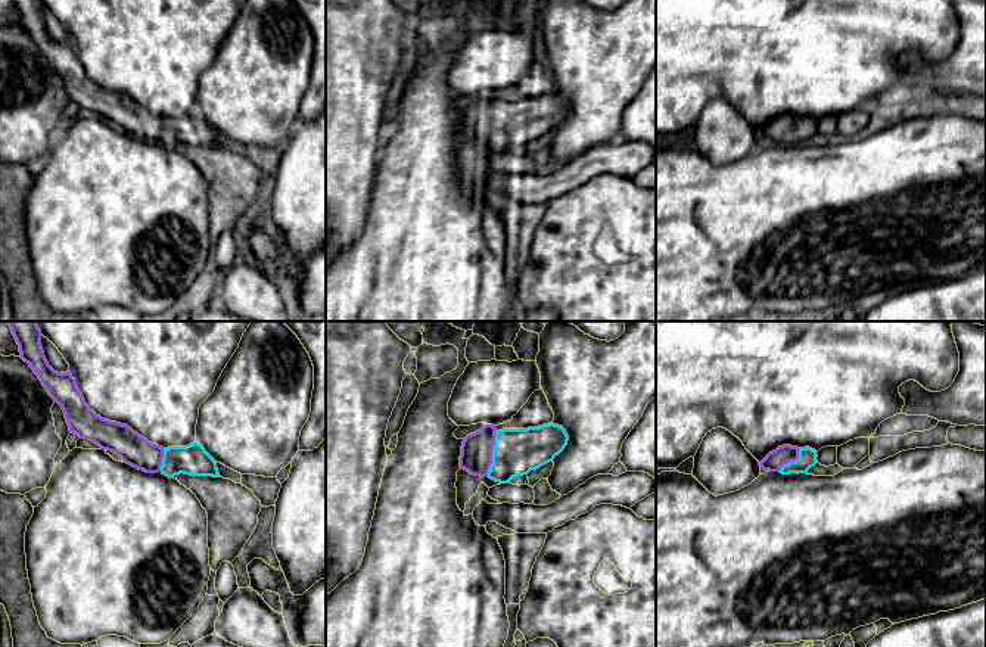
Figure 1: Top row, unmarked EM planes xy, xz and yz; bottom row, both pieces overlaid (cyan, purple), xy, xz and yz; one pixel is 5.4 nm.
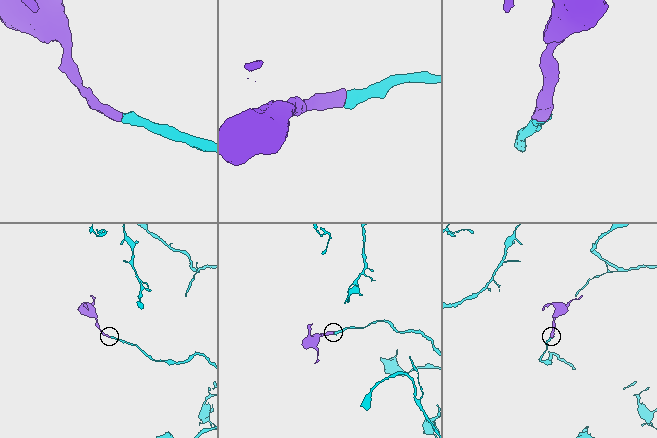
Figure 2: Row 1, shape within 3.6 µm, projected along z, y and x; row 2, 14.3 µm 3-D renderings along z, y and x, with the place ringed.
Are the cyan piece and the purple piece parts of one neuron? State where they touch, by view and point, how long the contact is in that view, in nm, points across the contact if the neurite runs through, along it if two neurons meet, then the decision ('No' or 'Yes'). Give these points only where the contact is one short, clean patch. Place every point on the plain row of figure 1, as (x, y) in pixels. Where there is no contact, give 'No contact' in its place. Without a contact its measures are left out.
Touches cyan at xz (492, 123). Shared border 260 nm. Path across: xz (516, 121), (492, 123), (476, 121). Yes

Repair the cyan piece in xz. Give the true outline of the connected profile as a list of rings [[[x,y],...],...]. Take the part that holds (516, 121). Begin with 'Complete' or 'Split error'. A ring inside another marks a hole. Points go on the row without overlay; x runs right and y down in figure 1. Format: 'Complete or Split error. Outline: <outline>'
Split error. Outline: [[[554,93],[497,100],[485,94],[464,108],[460,137],[470,144],[508,153],[554,130],[567,115],[566,100]]]

